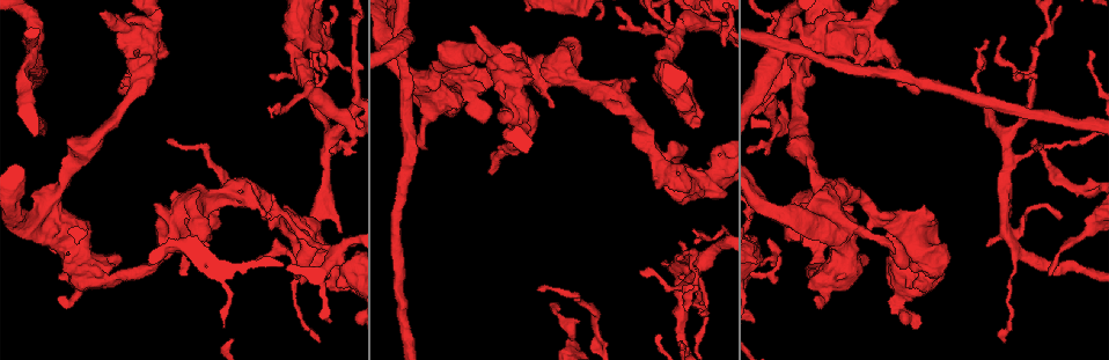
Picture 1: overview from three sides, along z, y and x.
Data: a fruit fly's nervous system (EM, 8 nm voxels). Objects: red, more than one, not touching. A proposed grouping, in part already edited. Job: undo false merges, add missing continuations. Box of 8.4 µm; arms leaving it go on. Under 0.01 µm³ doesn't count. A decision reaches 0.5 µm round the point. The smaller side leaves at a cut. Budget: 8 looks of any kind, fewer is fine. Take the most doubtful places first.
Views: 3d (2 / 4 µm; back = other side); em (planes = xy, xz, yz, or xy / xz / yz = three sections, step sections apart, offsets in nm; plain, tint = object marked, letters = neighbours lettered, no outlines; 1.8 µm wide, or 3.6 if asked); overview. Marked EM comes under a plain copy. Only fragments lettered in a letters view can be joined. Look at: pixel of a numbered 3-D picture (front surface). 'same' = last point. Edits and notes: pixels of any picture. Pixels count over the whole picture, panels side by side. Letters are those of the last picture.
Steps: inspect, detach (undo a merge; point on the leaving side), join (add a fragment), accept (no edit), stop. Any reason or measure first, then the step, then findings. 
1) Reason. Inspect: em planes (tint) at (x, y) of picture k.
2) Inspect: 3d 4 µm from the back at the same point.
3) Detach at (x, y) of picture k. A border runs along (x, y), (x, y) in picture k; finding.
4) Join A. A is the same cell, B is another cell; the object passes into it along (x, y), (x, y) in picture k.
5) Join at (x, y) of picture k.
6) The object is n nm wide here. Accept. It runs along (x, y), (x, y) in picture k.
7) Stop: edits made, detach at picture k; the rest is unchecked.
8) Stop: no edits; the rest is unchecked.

Looks like a crossing. Inspect: 3d 4 µm from the back at (783, 44) of picture 1.

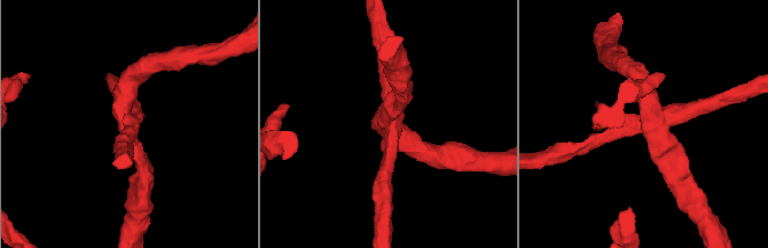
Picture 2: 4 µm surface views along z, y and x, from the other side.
4 arms meet here. Inspect: em planes (letters) at (646, 122) of picture 2.

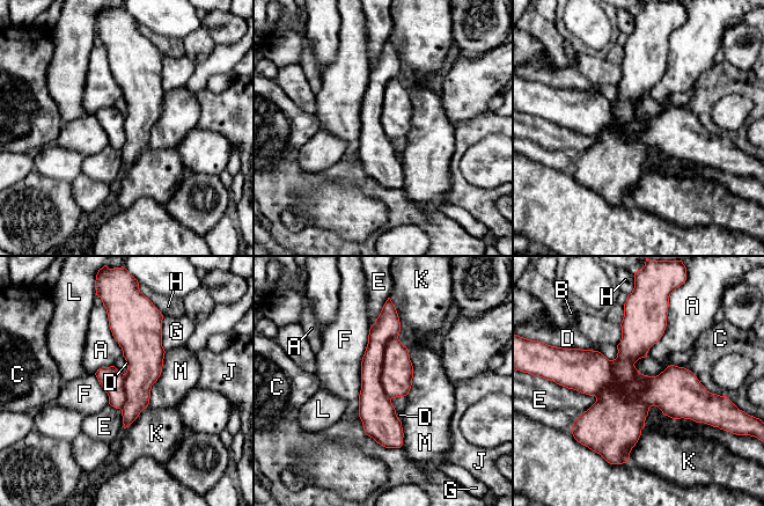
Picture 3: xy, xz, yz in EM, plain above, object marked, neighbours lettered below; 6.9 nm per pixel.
Accept. A, B, C, D, E, F, G, H, J, K, L and M are other cells; a border runs along (572, 347), (618, 352) in picture 3; all the same cell.

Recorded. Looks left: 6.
Four arms meet. Inspect: 3d 4 µm from the back at (105, 280) of picture 1.

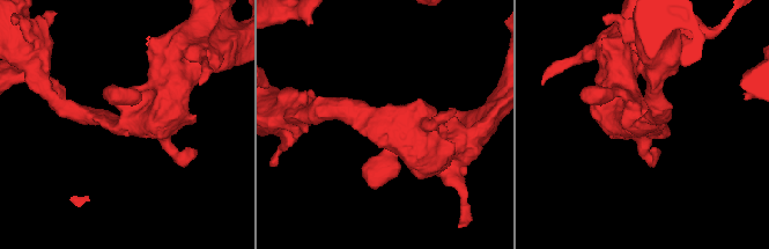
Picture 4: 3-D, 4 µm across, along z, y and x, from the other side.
4 arms meet here; now the EM. Inspect: em planes (letters) at (642, 125) of picture 4.

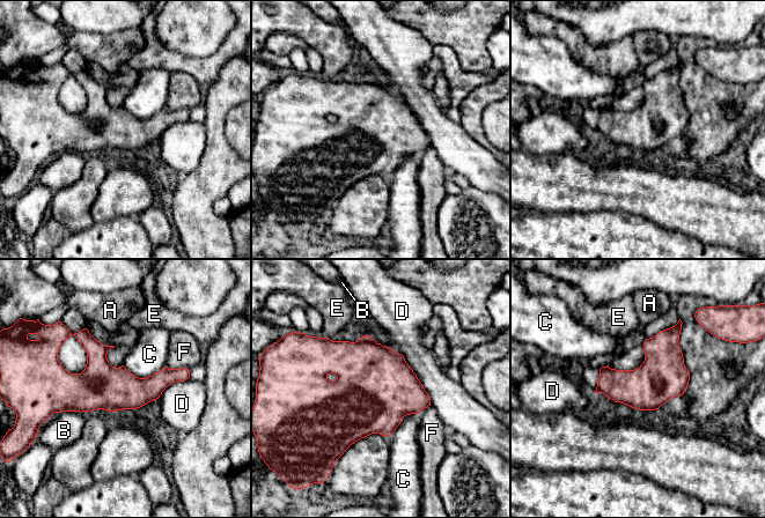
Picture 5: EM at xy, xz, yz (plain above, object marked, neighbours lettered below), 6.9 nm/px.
The longest contact is with D, 500 nm. Accept. A, B, C, D, E and F are other cells; it runs along (186, 372), (152, 387), (52, 383) in picture 5; continuous, no second cell.

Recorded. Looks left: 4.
Touches itself. Inspect: em xy step 8 (tint) at (922, 272) of picture 1.

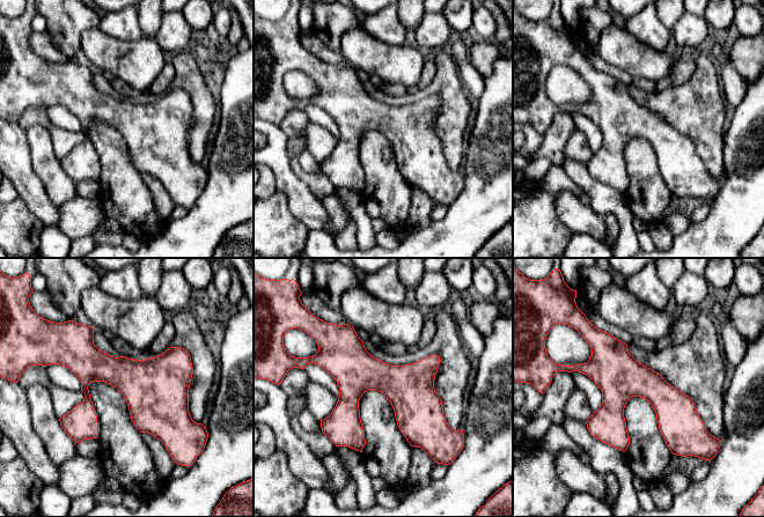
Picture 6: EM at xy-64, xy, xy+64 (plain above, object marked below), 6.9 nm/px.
Inspect: em planes (letters) at the same point.

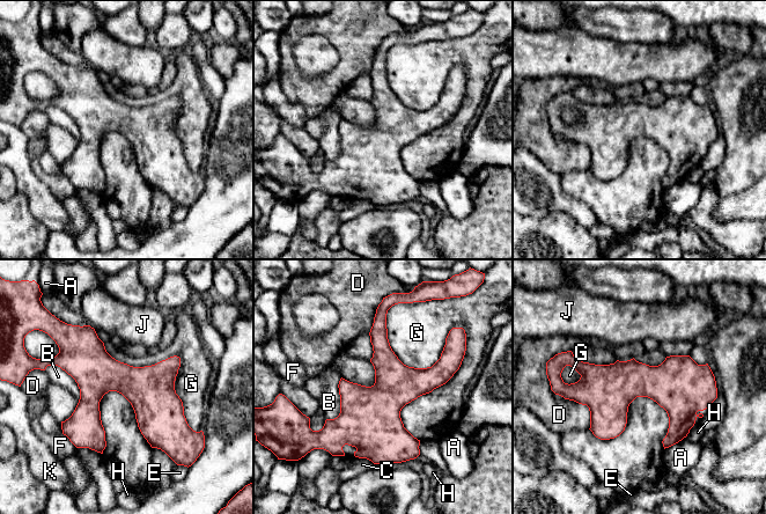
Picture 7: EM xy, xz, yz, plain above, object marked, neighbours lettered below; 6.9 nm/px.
The longest contact is with G, 850 nm. Accept. A, B, C, D, E, F, G, H, J and K are other cells; one cell here.

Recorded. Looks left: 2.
Stop: no edits; the rest is unchecked.

